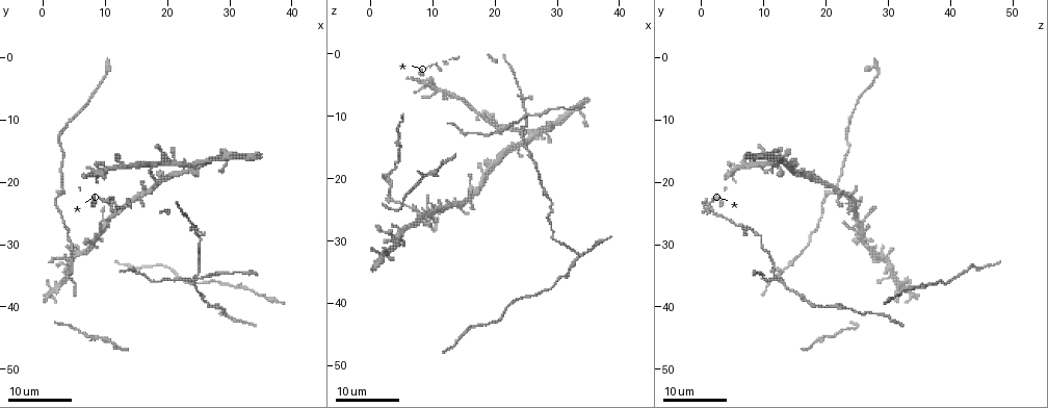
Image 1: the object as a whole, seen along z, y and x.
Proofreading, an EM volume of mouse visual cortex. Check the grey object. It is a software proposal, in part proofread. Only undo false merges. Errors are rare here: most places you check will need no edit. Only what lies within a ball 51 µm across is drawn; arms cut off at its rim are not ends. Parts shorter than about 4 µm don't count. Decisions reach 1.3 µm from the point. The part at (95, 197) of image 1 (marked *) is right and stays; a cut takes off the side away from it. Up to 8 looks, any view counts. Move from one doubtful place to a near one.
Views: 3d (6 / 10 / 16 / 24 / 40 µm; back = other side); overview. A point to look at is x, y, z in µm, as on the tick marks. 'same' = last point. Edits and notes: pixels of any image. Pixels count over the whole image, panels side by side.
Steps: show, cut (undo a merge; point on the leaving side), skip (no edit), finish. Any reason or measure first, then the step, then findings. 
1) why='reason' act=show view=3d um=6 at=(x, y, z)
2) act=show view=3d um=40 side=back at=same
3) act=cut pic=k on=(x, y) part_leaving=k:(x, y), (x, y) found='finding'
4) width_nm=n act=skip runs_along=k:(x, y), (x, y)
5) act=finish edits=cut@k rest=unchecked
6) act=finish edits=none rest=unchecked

act=show view=3d um=16 at=(7.5, 29.5, 25.5)

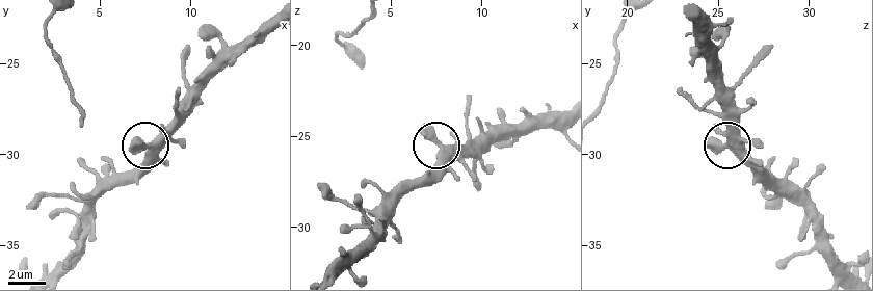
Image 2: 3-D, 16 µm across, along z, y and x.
act=show view=3d um=6 at=(7.6, 29.5, 25.4)

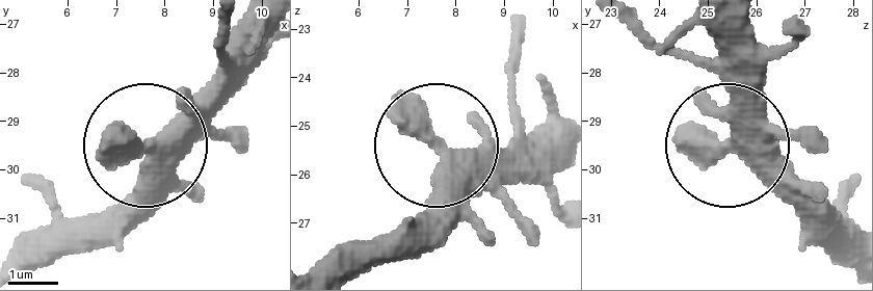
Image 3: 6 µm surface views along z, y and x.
act=skip found='one cell here'

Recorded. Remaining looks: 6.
why='three arms meet' act=show view=3d um=24 at=(24.5, 35.5, 12.0)

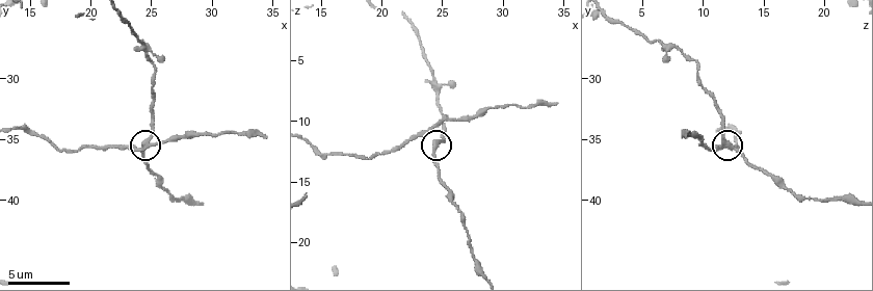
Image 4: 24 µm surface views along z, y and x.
act=show view=3d um=6 at=(24.2, 35.4, 11.8)

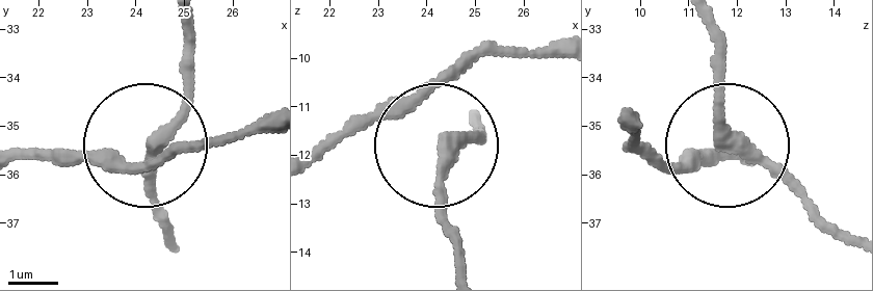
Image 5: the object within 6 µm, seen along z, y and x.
arms=3 act=skip runs_along=5:(707, 24), (723, 143), (687, 156) found='one cell here'

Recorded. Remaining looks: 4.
why='four or more arms meet' act=show view=3d um=16 at=(4.0, 35.0, 30.5)

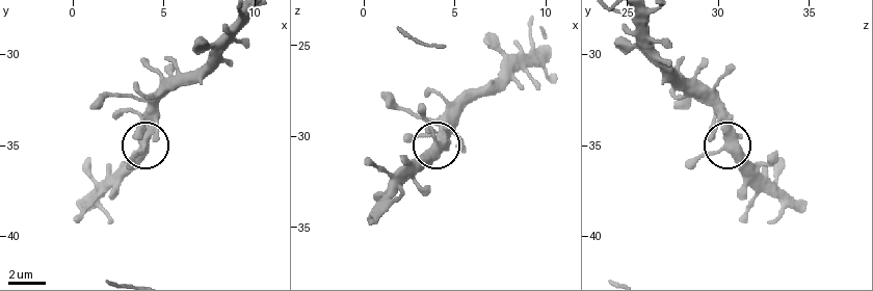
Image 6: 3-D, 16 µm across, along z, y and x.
act=show view=3d um=10 at=(3.8, 35.1, 30.5)

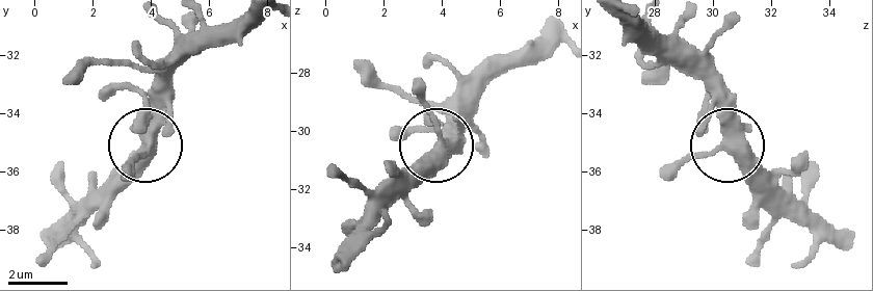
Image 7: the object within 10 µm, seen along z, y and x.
act=skip runs_along=7:(239, 17), (173, 74), (148, 140), (100, 190) found='all the same cell'

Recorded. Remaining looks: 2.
act=show view=3d um=24 at=(25.5, 17.0, 12.0)

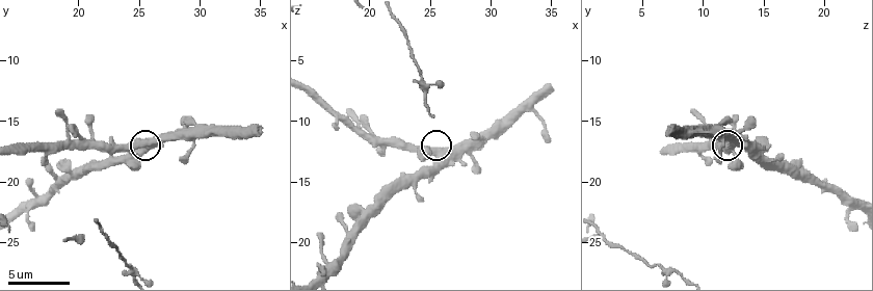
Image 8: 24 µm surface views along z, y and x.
why='zoom in' act=show view=3d um=10 at=same

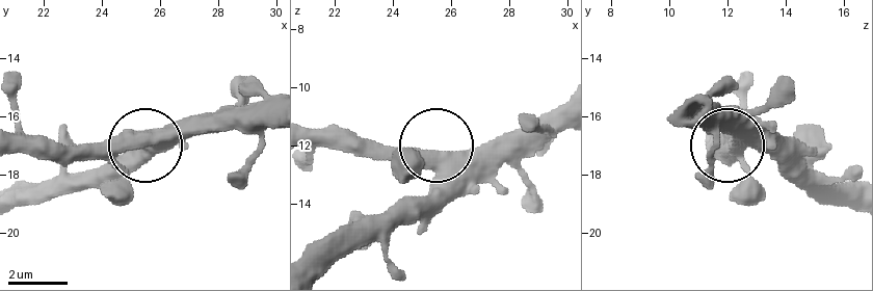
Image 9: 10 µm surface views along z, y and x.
width_nm=500 act=skip found='one cell here'

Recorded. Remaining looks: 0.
act=finish edits=none rest=unchecked

